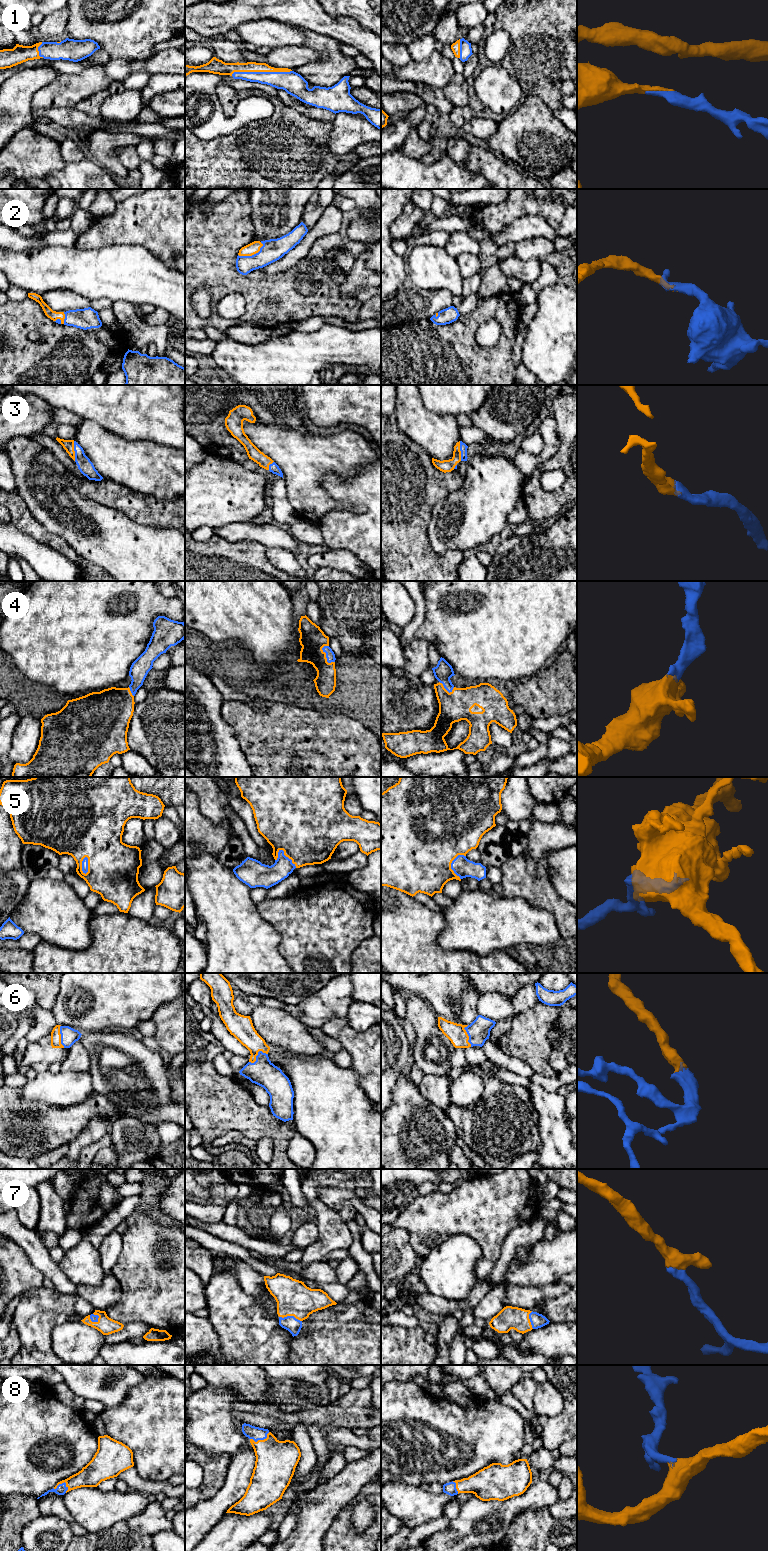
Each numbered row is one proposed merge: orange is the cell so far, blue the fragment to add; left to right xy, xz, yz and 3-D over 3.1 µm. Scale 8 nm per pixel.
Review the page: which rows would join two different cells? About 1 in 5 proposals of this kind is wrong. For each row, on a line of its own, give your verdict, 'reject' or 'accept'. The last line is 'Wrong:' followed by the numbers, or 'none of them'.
1: accept
2: accept
3: accept
4: accept
5: accept
6: accept
7: accept
8: accept
Wrong: none of them

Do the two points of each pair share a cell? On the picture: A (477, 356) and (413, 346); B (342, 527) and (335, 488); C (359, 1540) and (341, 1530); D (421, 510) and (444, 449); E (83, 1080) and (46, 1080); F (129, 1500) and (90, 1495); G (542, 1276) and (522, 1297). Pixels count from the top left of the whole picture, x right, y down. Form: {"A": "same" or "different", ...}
{"A": "same", "B": "same", "C": "same", "D": "different", "E": "same", "F": "same", "G": "different"}

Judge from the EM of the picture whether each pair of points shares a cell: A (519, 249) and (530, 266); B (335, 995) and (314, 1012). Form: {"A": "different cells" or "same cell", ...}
{"A": "different cells", "B": "same cell"}

